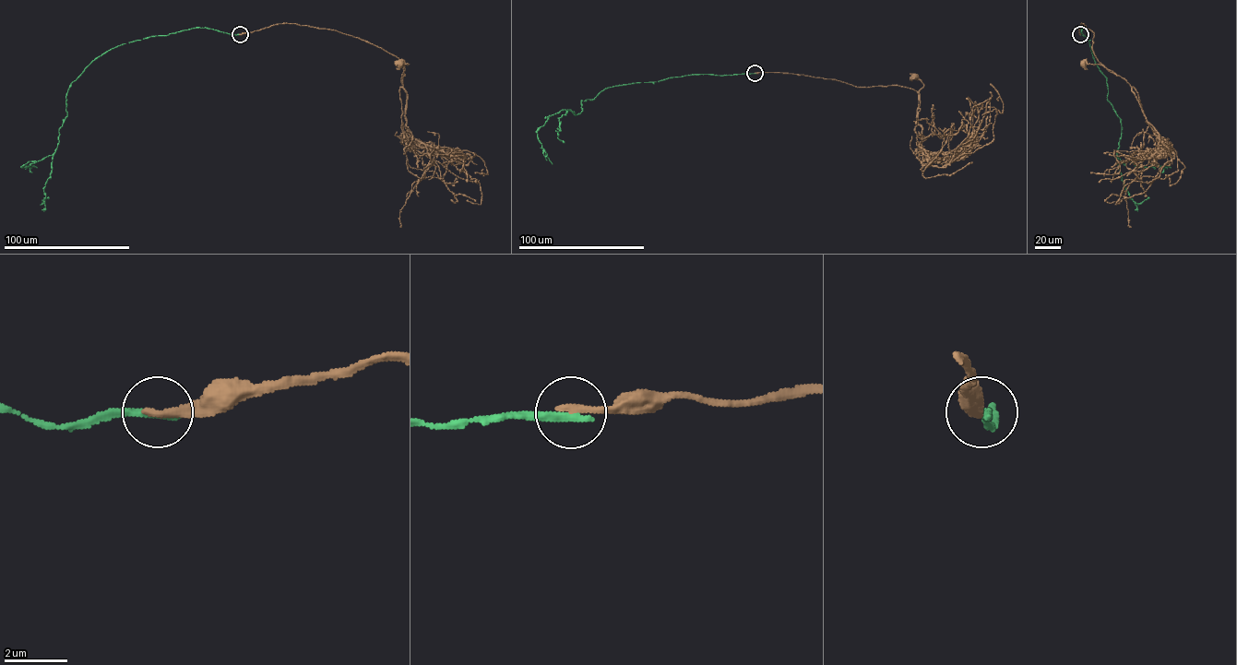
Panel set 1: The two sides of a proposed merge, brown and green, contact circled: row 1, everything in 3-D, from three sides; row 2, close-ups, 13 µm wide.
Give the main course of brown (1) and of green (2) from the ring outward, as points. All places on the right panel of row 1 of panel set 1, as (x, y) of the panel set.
1: (1080, 34), (1081, 23), (1094, 32), (1092, 50), (1097, 60), (1114, 73), (1099, 64), (1084, 62)
2: (1080, 34), (1081, 28), (1095, 63), (1106, 78), (1107, 99), (1120, 119), (1116, 156), (1139, 167), (1171, 167)

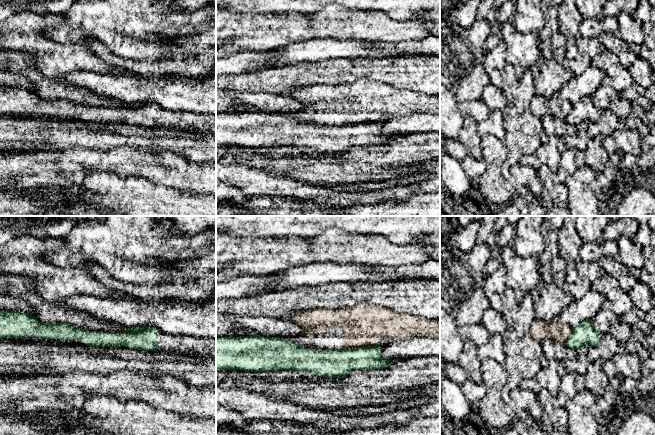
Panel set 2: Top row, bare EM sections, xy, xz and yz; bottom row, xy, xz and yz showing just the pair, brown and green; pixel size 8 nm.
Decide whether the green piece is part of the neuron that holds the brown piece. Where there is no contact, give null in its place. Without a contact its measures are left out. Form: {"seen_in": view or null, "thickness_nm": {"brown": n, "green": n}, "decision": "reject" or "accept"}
{"seen_in": "xz", "thickness_nm": {"brown": 340, "green": 220}, "decision": "reject"}

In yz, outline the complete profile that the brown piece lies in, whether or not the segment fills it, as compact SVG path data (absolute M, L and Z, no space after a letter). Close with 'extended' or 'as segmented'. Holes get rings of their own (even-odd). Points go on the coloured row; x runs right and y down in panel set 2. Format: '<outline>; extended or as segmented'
M558 317L550 322L535 318L530 326L531 337L539 343L546 339L566 344L572 334L572 327L562 323Z; as segmented

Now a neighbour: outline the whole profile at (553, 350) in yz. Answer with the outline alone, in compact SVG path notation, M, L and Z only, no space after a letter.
M546 339L541 343L543 355L540 359L541 366L546 367L553 360L561 361L563 359L573 360L576 358L577 350L568 347L566 344Z

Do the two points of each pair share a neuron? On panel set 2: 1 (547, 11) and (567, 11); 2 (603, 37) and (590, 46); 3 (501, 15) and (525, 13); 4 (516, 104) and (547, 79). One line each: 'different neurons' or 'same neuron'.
1: different neurons
2: different neurons
3: different neurons
4: different neurons

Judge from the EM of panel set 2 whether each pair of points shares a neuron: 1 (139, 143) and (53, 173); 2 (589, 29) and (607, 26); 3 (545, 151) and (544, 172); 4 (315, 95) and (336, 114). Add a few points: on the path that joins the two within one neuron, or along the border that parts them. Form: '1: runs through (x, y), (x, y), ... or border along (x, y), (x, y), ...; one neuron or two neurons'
1: border along (135, 147), (141, 149); two neurons
2: runs through (593, 28), (603, 26); one neuron
3: border along (536, 170), (546, 165), (555, 173); two neurons
4: runs through (317, 101), (330, 109); one neuron

